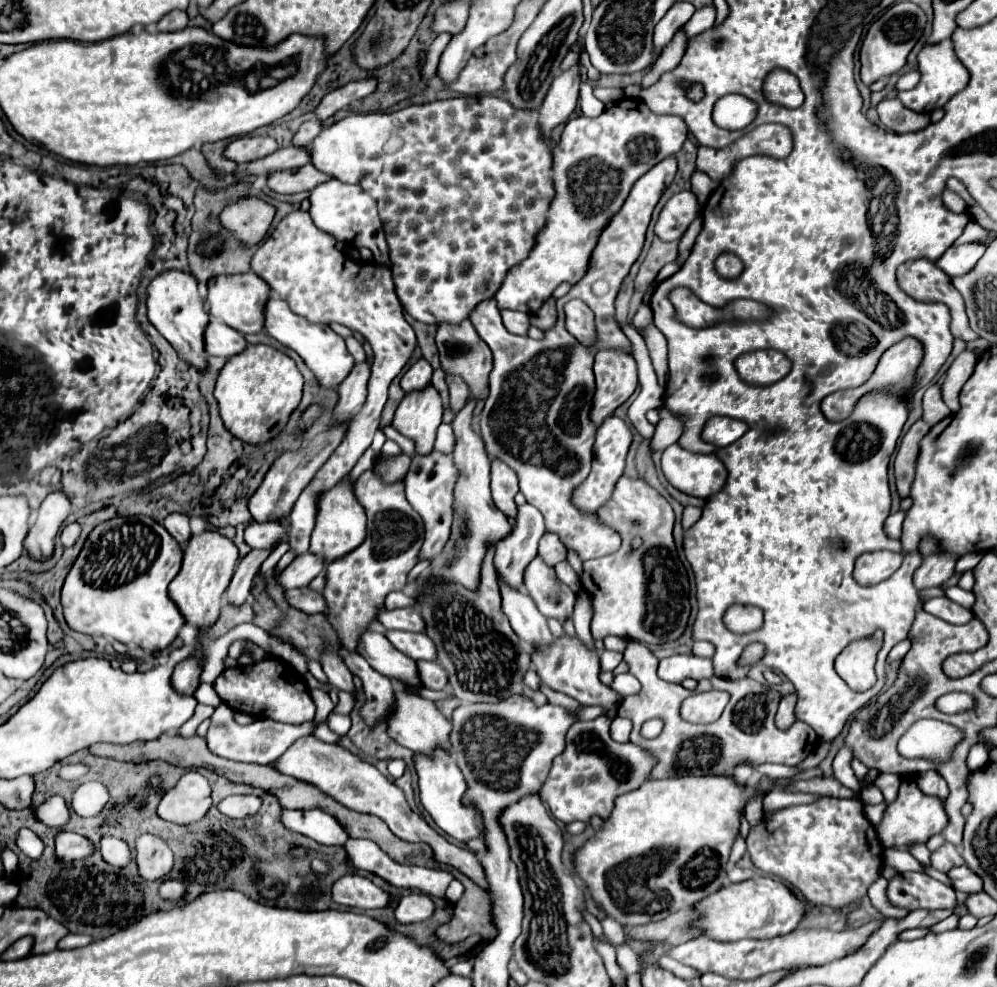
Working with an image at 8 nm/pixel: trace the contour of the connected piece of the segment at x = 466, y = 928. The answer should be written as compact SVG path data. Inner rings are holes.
M461 874L461 884L465 892L455 904L455 916L437 928L437 936L445 942L459 942L471 934L479 934L485 942L491 942L497 936L497 928L493 924L489 894L465 874Z

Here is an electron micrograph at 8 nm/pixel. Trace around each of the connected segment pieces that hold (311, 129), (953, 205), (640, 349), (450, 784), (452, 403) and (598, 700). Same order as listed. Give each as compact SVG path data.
M309 120L309 122L303 122L301 128L297 130L297 134L293 136L293 146L299 146L299 148L307 148L311 146L313 138L321 132L321 124L319 120Z
M943 190L943 194L941 194L941 198L943 198L943 204L947 206L947 208L951 208L953 212L965 212L965 202L955 194L955 192L951 192L951 190Z
M621 324L621 330L625 332L625 336L633 342L633 358L637 362L639 368L639 384L641 384L641 392L637 396L637 400L629 406L629 420L633 428L643 438L651 438L655 432L655 426L647 422L645 412L649 408L659 408L663 404L663 388L657 384L657 376L649 358L649 350L645 346L643 336L631 326L631 324Z
M415 754L415 770L419 776L419 790L421 790L421 804L423 808L431 814L431 818L435 820L435 824L447 832L449 836L453 836L455 840L467 842L469 838L483 838L483 826L481 826L481 818L479 814L475 814L475 810L467 810L461 804L461 796L467 790L465 778L459 770L459 766L455 764L451 754L435 754L435 758L423 758L423 754Z
M445 374L445 382L447 382L447 388L449 388L449 408L451 408L453 414L457 414L469 398L467 384L453 374Z
M563 634L561 638L553 640L553 646L549 646L547 650L531 650L529 656L531 656L531 662L535 664L539 678L549 688L575 698L583 706L597 704L597 706L603 706L605 710L609 710L609 708L615 708L623 700L623 696L613 692L609 686L601 684L601 680L599 680L599 654L595 650L589 650L585 644L581 644L581 640L577 636Z

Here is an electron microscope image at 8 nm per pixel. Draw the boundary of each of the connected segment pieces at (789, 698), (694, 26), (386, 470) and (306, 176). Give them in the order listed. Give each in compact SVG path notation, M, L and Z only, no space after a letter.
M787 694L781 698L781 704L779 704L779 710L775 716L775 724L779 730L787 730L797 720L795 718L795 702L797 702L795 694Z
M713 6L697 10L697 12L693 14L693 18L683 26L683 32L685 32L685 36L687 36L687 44L689 44L695 36L699 36L703 30L711 28L713 22L715 22L715 8L713 8Z
M401 454L401 456L389 456L387 460L379 460L377 472L383 476L385 482L397 482L403 480L411 464L411 456Z
M307 164L307 166L299 168L299 170L277 172L275 176L271 176L271 184L277 184L277 186L269 186L269 188L273 192L279 192L279 194L311 192L315 186L319 186L319 184L323 184L327 180L331 180L331 176L319 172L313 164Z

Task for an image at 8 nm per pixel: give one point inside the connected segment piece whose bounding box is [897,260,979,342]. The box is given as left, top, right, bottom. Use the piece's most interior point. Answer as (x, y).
(921, 279)

